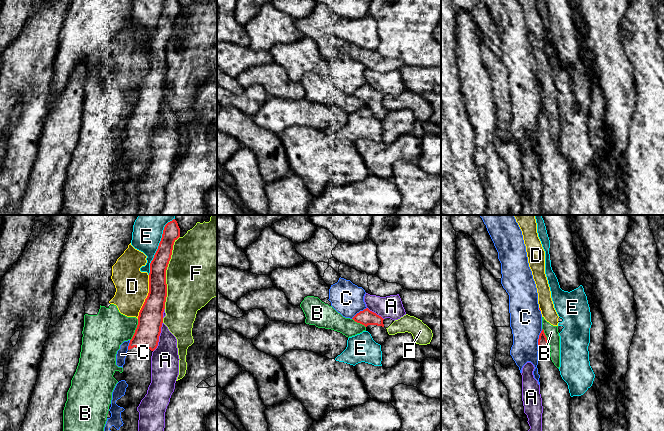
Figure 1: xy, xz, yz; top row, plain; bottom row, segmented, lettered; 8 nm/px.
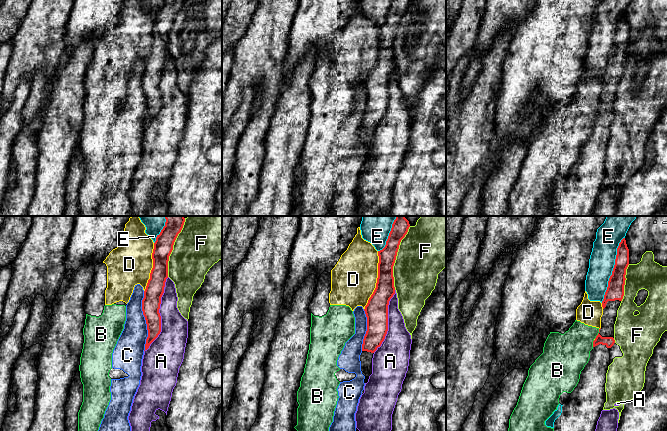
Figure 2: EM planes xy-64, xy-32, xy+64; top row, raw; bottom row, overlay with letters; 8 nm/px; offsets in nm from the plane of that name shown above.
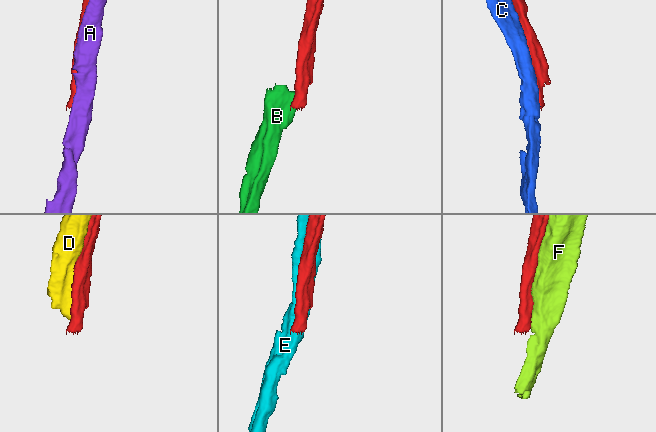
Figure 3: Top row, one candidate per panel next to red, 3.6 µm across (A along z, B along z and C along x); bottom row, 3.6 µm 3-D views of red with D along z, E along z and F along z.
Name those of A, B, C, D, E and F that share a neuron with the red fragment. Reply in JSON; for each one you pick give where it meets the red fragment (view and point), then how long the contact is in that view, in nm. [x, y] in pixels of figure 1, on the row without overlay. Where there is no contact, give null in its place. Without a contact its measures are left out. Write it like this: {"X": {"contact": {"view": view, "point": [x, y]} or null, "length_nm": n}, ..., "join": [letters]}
{"join": []}

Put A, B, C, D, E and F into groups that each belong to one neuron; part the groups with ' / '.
A / B D / C / E / F

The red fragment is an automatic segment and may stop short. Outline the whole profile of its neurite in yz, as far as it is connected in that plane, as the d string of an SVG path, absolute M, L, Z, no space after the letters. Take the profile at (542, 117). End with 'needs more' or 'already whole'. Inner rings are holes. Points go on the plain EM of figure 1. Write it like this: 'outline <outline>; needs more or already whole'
outline M542 105L538 115L538 141L542 174L544 215L570 215L570 169L550 133L550 121Z; needs more

